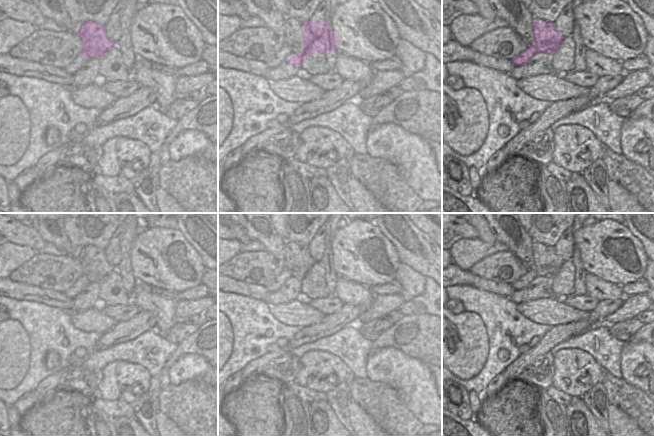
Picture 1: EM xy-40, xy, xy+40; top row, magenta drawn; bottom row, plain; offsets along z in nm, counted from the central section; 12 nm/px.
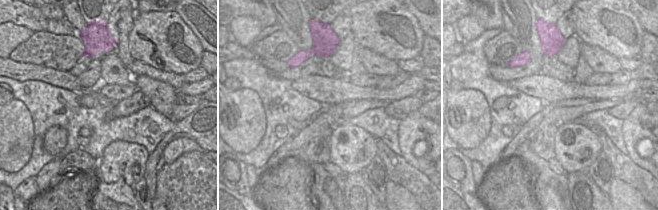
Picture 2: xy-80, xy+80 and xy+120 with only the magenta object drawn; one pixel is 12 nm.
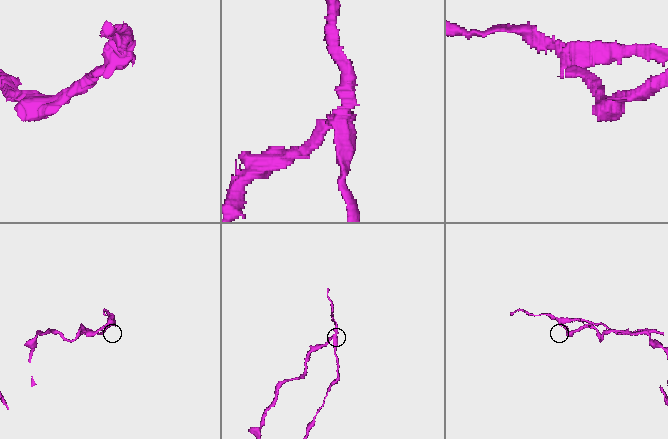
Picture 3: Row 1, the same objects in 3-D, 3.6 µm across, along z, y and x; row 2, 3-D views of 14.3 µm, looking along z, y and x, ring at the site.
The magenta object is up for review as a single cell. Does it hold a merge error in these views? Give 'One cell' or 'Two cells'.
Two cells

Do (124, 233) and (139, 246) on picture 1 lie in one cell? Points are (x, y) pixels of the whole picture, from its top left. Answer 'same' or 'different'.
different

